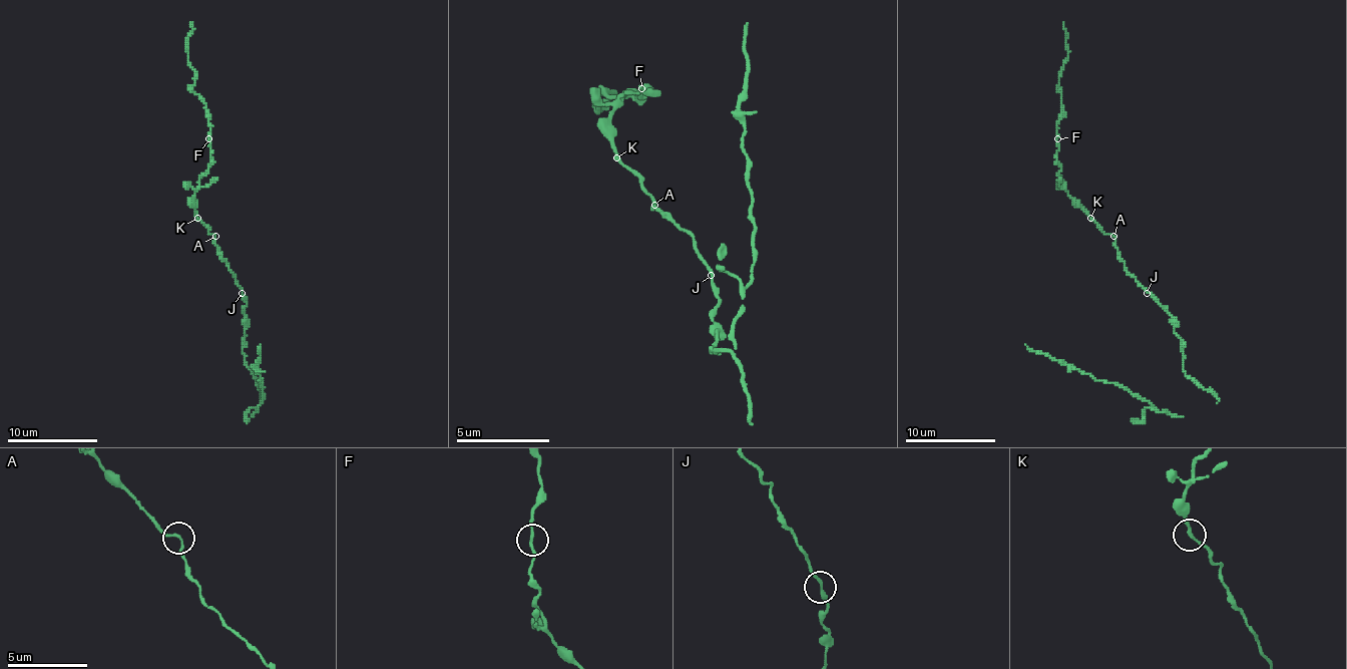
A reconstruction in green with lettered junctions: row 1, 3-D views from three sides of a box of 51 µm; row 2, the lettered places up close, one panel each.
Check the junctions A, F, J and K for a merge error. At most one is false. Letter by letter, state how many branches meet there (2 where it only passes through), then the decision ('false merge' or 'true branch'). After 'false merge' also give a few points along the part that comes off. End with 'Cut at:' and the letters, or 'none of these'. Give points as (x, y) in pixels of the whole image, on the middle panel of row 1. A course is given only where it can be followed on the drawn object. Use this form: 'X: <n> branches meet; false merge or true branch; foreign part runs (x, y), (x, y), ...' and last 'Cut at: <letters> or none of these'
A: 2 branches meet; true branch
F: 2 branches meet; true branch
J: 2 branches meet; true branch
K: 2 branches meet; true branch
Cut at: none of these

